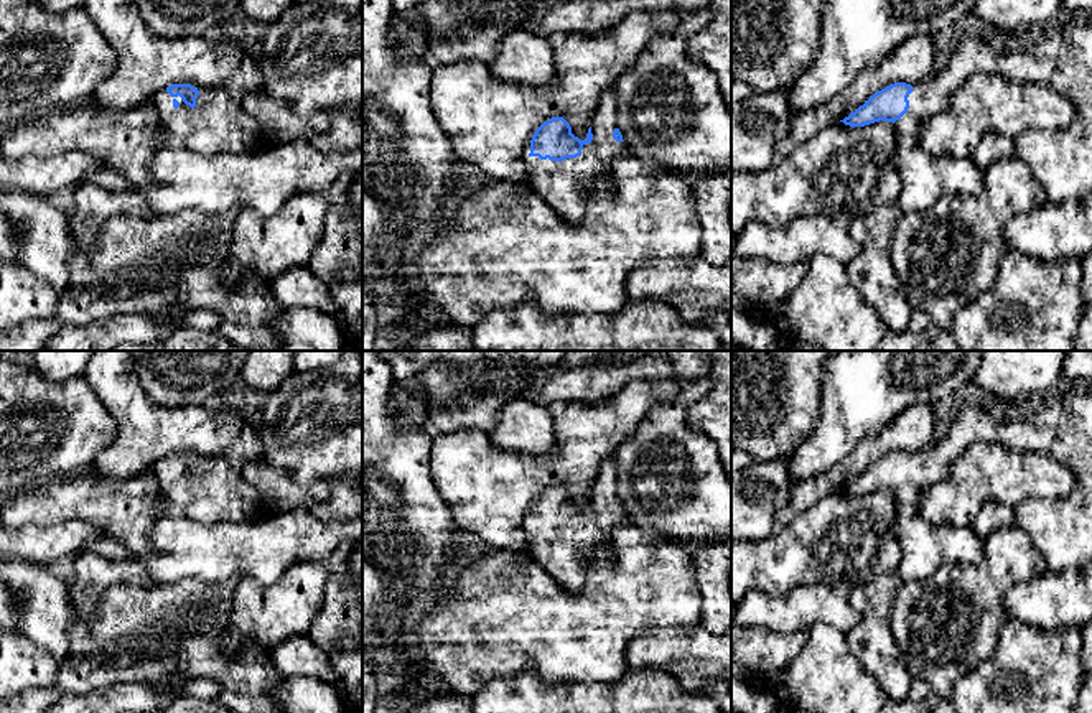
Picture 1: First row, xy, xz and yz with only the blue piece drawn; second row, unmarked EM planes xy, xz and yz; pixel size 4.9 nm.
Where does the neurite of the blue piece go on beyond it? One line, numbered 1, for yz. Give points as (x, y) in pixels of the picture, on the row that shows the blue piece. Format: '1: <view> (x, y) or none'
1: yz (1059, 56)

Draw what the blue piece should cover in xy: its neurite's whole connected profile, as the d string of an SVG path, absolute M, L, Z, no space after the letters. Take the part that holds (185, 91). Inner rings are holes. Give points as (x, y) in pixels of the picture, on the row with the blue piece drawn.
M245 54L231 77L216 87L171 84L153 97L171 140L194 153L255 153L267 147L259 122L244 109L247 94L262 87L255 54Z

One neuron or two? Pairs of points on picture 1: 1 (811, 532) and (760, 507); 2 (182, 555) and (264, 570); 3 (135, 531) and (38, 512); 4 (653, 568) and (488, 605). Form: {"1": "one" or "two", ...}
{"1": "two", "2": "one", "3": "one", "4": "one"}

